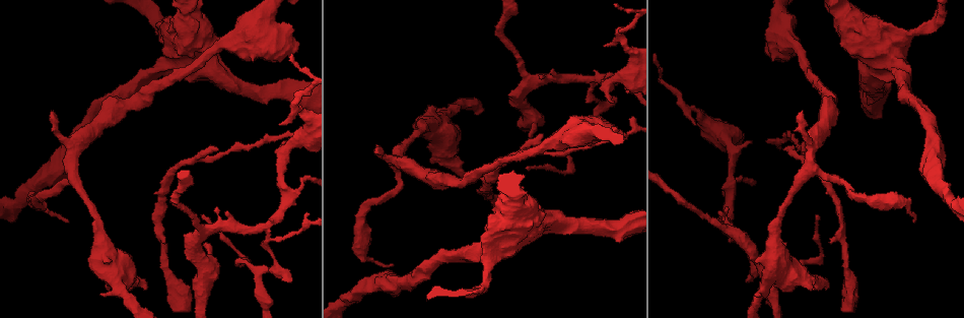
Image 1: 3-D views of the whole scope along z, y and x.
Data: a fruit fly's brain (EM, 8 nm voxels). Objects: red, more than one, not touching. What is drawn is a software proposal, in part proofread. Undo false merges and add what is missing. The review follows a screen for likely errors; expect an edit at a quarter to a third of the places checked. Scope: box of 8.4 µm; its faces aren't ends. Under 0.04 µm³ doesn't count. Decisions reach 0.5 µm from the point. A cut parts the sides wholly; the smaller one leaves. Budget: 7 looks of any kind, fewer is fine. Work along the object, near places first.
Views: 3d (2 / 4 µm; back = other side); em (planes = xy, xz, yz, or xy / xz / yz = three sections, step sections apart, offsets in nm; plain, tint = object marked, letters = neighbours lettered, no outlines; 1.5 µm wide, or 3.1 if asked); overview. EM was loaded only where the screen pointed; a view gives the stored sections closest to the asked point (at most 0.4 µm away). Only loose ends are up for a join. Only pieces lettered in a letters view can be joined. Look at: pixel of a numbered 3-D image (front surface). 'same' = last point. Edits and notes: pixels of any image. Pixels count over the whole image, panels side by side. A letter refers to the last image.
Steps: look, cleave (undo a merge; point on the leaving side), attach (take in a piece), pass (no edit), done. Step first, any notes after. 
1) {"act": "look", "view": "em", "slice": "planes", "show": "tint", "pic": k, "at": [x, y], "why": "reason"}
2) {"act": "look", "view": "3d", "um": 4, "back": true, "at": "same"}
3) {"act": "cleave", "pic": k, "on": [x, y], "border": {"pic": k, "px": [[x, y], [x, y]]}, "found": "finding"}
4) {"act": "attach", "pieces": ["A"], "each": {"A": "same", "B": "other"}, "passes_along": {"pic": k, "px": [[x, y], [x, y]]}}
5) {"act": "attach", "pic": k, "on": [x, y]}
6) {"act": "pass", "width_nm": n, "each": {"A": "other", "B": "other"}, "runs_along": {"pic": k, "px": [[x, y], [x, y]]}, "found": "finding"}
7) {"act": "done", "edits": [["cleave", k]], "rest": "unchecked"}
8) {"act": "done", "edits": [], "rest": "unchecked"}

{"act": "look", "view": "em", "slice": "xy", "step": 4, "show": "tint", "pic": 1, "at": [204, 157]}

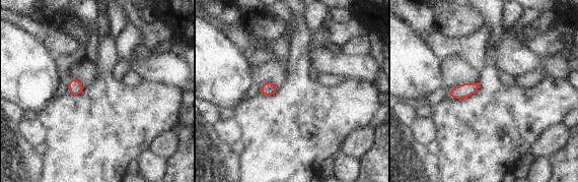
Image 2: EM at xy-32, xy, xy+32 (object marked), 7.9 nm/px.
{"act": "look", "view": "em", "slice": "planes", "show": "letters", "at": "same", "why": "cut it another way"}

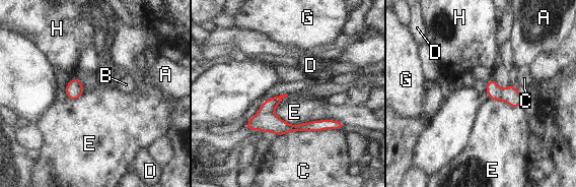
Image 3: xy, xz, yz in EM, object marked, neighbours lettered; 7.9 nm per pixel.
{"act": "pass", "width_nm": 90, "each": {"A": "other", "B": "other", "C": "other", "D": "other", "E": "other", "G": "other", "H": "other"}, "border": {"pic": 3, "px": [[275, 114], [291, 124], [344, 125]]}, "found": "one cell here"}

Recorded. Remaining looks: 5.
{"act": "look", "view": "em", "slice": "yz", "step": 4, "show": "tint", "pic": 1, "at": [593, 79], "why": "four or more arms meet"}

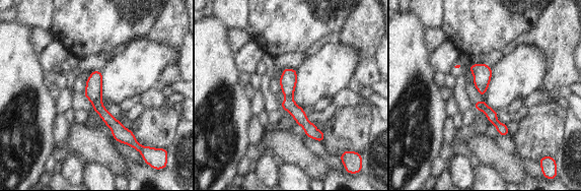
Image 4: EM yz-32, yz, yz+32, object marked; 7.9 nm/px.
{"act": "look", "view": "em", "slice": "planes", "show": "tint", "at": "same", "why": "cut it another way"}

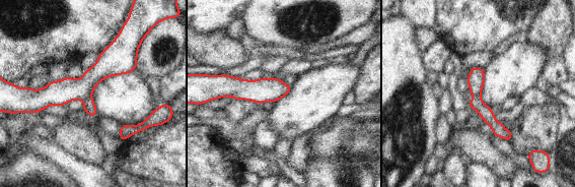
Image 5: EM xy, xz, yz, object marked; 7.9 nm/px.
{"act": "look", "view": "em", "slice": "planes", "show": "letters", "at": "same"}

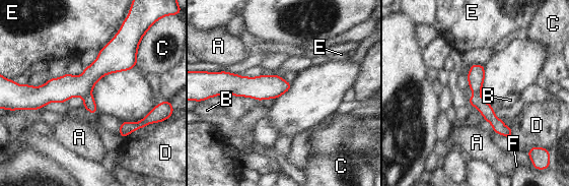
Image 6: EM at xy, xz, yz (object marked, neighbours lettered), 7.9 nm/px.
{"act": "cleave", "pic": 6, "on": [88, 102], "width_nm": 140, "each": {"A": "other", "B": "other", "C": "other", "D": "other", "E": "other", "F": "other"}, "found": "a second cell is stuck on"}

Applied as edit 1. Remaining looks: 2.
{"act": "done", "edits": [["cleave", 6]], "rest": "unchecked"}

